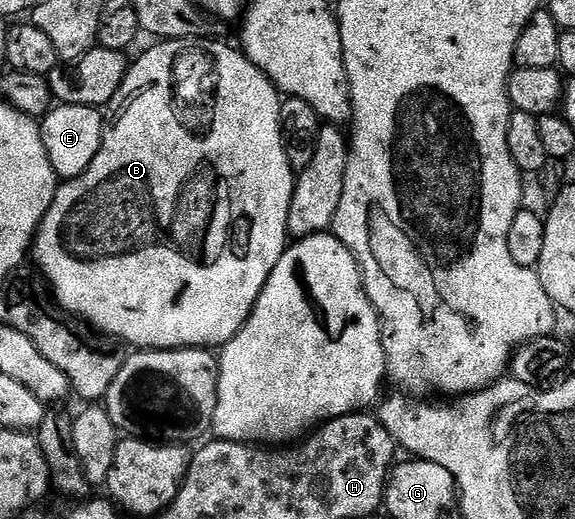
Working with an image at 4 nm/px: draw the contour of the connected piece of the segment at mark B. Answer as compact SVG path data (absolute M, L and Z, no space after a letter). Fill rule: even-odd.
M164 40L153 44L153 47L142 56L138 62L134 61L129 68L129 75L125 77L125 82L119 88L119 92L109 101L107 107L107 125L104 127L104 134L101 140L101 147L85 172L79 177L69 181L62 181L58 185L53 203L48 212L45 213L45 219L41 221L41 226L35 235L35 254L37 250L37 266L41 269L43 277L49 281L49 286L53 289L53 294L57 297L57 302L72 317L77 320L84 320L94 331L102 330L105 334L110 334L113 338L122 338L129 348L140 348L144 350L184 350L186 348L221 348L226 342L230 342L237 333L245 327L245 321L249 318L249 313L253 310L253 305L259 300L275 264L285 255L287 239L290 237L287 216L291 208L293 199L293 188L295 185L295 171L291 163L287 160L285 151L285 136L281 128L281 104L282 95L279 93L272 80L267 77L251 60L246 58L240 49L232 50L229 46L224 46L221 42L214 40L186 40L184 42L167 42Z

